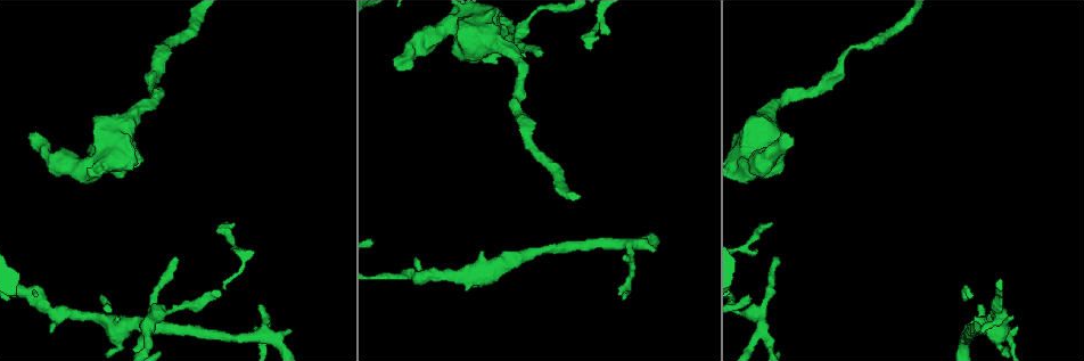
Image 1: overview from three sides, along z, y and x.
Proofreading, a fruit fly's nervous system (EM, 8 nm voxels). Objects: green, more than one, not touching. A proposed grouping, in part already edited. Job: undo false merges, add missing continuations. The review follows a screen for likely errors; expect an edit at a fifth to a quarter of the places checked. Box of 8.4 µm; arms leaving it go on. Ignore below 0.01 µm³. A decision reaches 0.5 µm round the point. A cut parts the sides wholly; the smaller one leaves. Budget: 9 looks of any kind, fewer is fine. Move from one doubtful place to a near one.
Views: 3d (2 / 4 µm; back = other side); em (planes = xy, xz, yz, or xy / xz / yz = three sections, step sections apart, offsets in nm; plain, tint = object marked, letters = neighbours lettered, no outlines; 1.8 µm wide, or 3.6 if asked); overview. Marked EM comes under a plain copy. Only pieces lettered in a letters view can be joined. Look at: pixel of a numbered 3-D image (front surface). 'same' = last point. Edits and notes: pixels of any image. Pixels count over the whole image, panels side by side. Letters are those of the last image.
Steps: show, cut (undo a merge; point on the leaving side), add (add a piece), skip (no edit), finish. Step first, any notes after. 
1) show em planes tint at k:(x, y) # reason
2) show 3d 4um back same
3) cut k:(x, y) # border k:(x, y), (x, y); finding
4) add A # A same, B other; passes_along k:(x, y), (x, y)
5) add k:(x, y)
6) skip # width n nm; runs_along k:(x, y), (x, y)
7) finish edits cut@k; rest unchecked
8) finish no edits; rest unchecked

show 3d 2um at 1:(608, 33) # thin end

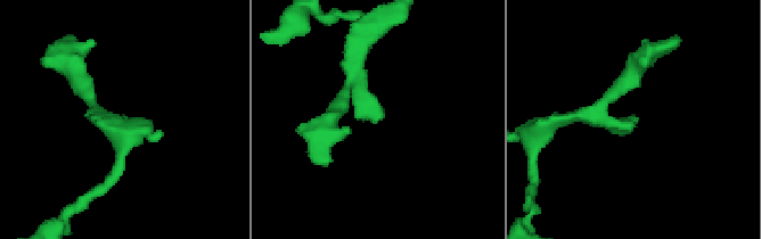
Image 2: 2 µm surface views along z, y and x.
show em planes letters at 2:(383, 116)

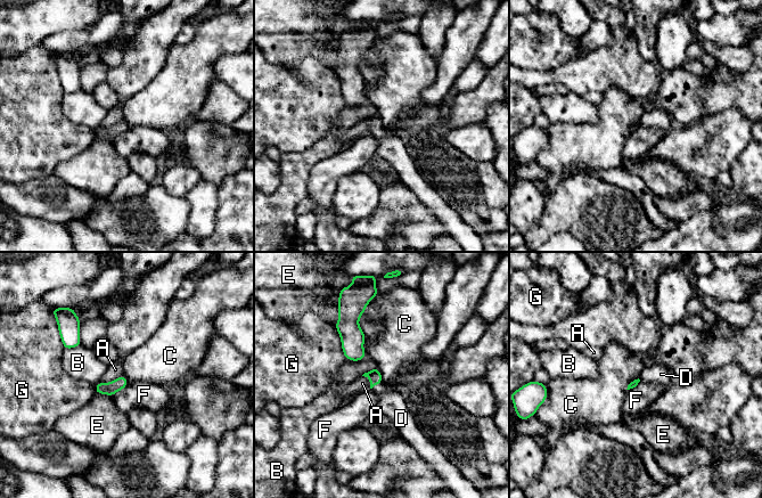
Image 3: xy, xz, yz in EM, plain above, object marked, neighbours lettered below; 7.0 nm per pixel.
add D # A other, B other, C other, D same, E other, F other, G other; passes_along 3:(375, 377), (376, 384), (392, 407); it goes on there

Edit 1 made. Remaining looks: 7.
show 3d 4um at 1:(118, 145) # thin neck

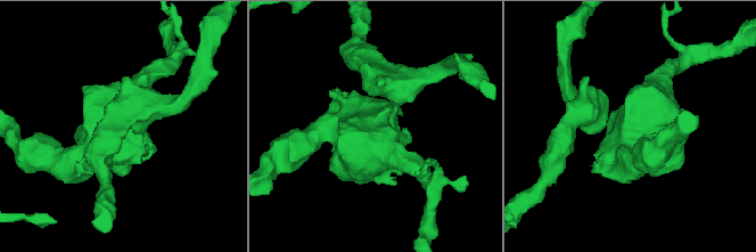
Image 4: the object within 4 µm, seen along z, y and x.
show em xz step 4 tint at 4:(627, 126) # need the tissue

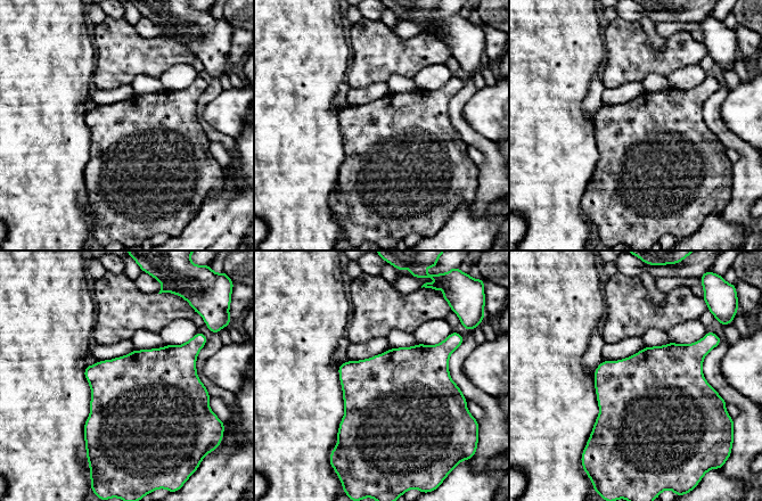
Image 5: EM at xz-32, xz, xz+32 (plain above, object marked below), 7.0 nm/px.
show em planes letters same

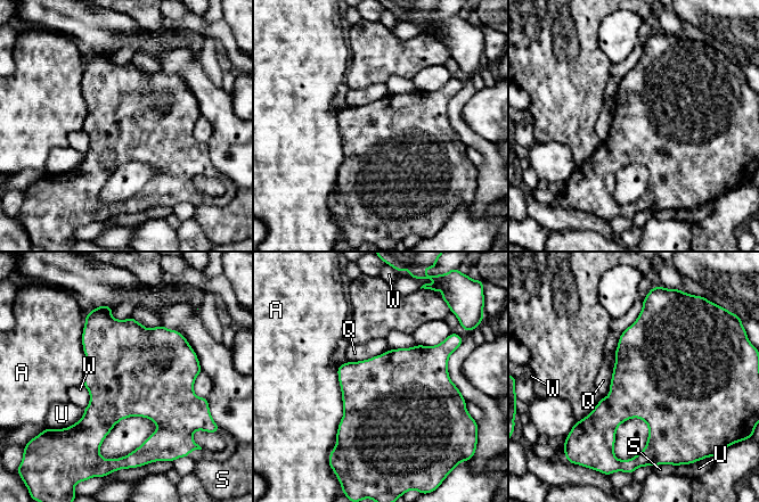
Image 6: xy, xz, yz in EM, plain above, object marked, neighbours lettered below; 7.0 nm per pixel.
skip # A other, Q other, S other, U other, W other; border 6:(614, 353), (610, 393), (602, 397); one neuron here

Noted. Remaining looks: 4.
show em planes letters at 1:(394, 66) # an open end

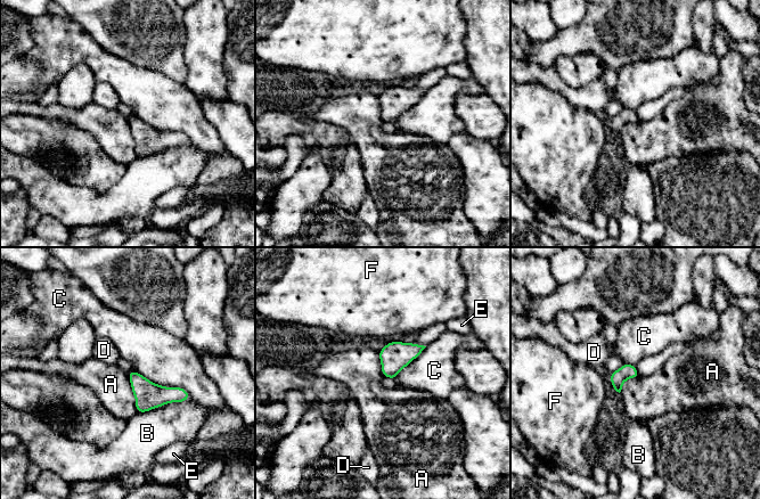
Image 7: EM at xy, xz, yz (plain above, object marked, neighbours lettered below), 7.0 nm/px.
skip # A other, B other, C other, D other, E other, F other; border 7:(127, 374), (138, 411); none of them fits

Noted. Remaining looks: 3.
show em 3.6um xz step 8 tint at 1:(153, 318) # four or more arms meet

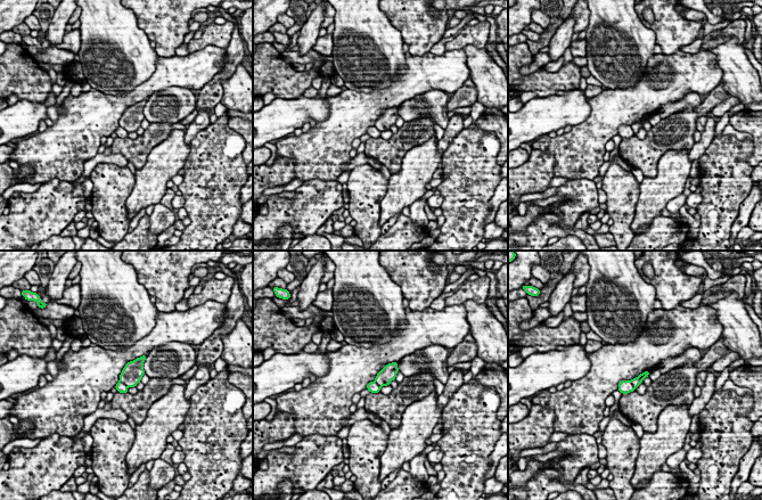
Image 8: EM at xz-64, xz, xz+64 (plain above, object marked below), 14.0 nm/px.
show em 3.6um planes letters same # another direction

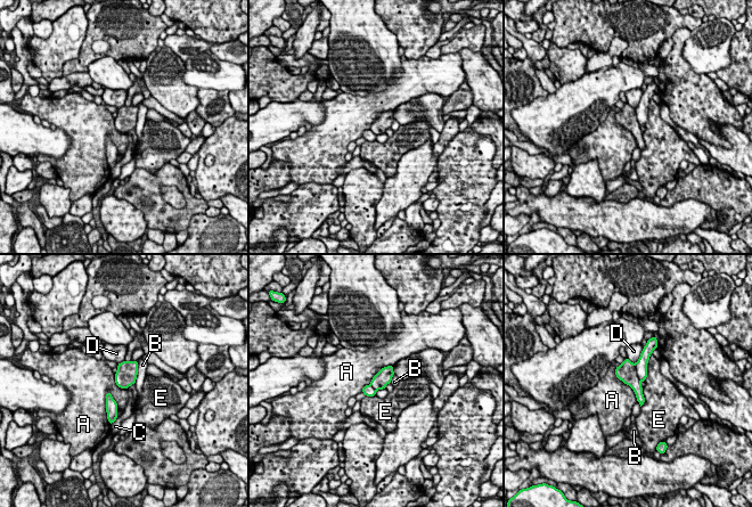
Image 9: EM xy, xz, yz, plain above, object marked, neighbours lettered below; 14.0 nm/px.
cut 9:(640, 366) # width 220 nm; A other, B other, C other, D other, E other; two neurons meet here

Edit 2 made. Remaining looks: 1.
finish edits add@3, cut@9; rest unchecked

